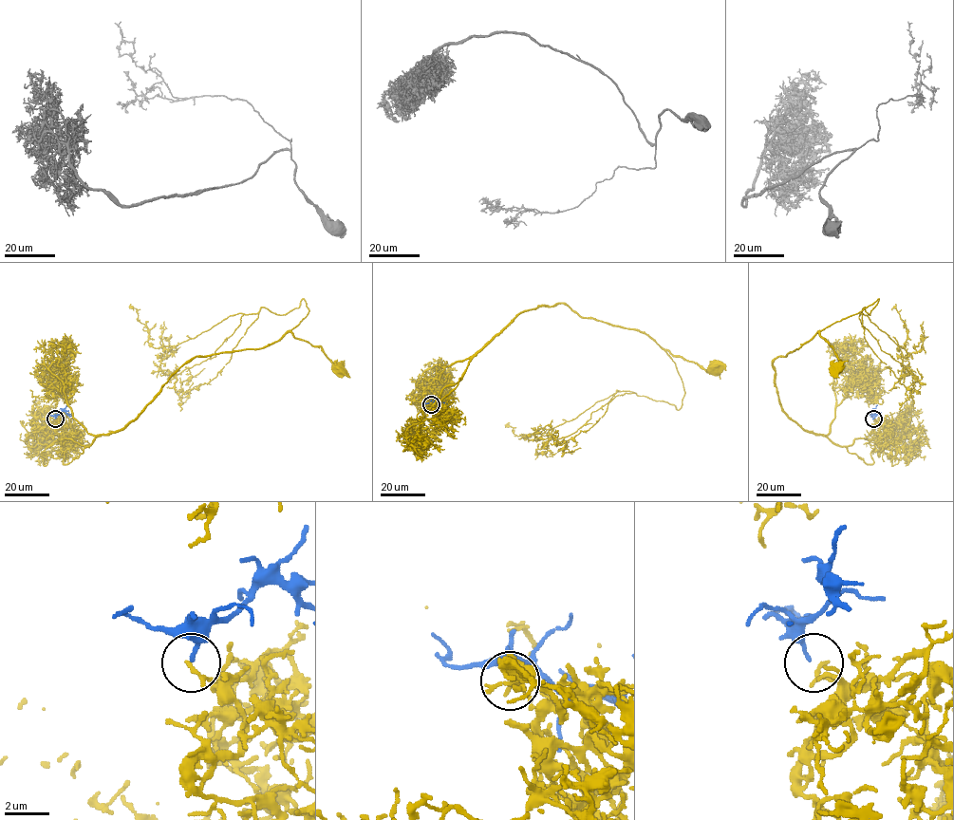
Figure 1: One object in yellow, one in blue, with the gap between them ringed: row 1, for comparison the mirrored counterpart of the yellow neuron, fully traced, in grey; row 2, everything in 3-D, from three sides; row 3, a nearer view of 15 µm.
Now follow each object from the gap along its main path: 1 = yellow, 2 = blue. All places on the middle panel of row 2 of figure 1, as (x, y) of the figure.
1: (431, 405), (439, 408), (440, 392), (518, 314), (559, 303), (713, 367)
2: (431, 404), (446, 408), (448, 405), (443, 401)

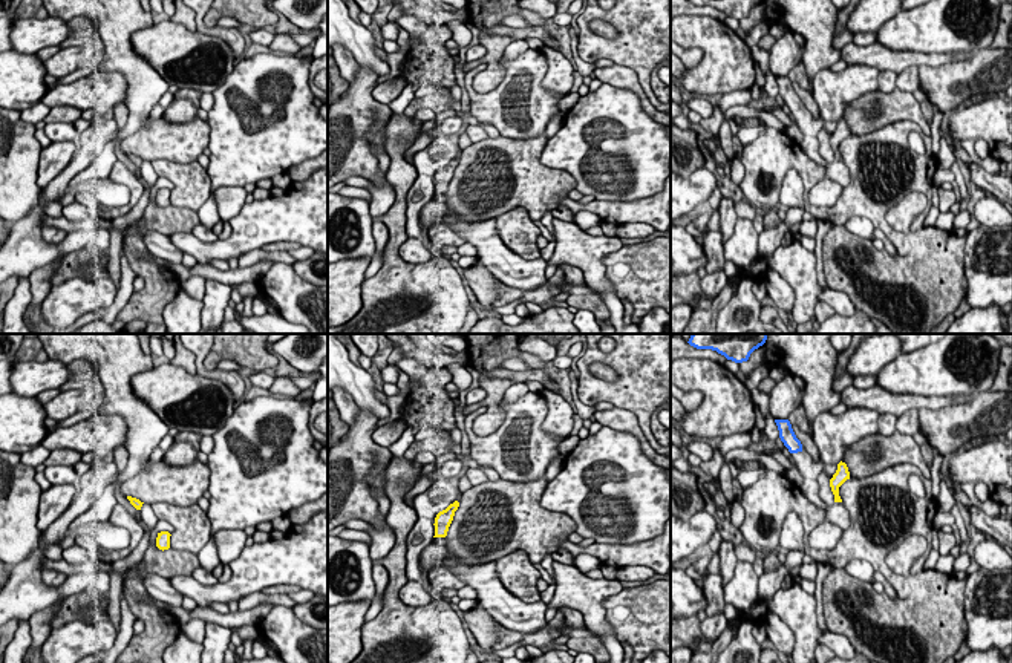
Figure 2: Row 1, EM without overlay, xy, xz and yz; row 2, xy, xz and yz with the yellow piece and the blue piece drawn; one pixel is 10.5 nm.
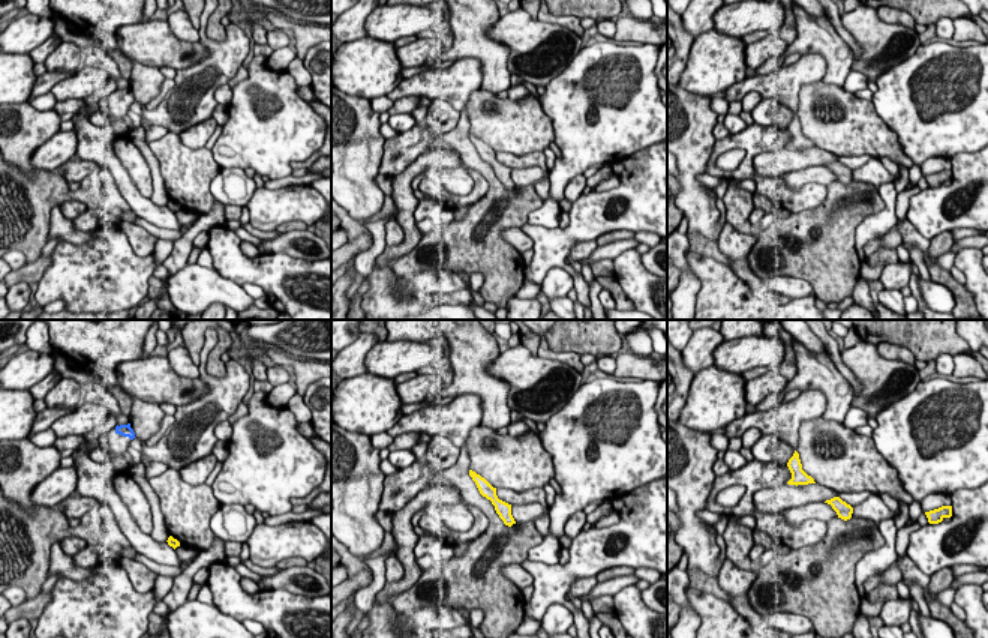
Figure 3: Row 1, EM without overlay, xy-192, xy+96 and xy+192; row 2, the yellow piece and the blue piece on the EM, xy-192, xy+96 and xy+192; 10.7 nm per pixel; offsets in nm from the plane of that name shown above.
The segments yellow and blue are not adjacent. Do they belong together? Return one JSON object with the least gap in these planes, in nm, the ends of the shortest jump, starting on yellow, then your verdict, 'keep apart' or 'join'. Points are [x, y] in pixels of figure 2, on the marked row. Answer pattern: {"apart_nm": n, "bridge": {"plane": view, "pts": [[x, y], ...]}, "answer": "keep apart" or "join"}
{"apart_nm": 420, "bridge": {"plane": "yz", "pts": [[838, 464], [801, 450]]}, "answer": "keep apart"}

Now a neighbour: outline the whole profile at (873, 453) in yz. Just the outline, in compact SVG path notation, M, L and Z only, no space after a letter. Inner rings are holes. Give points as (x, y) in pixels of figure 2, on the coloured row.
M896 430L891 436L879 432L850 446L842 462L847 464L850 478L867 478L897 464L912 464L920 469L922 478L931 479L920 446L911 435Z

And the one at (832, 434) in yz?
M851 407L841 415L819 413L811 424L811 439L824 464L839 464L845 450L854 443L877 433L879 412Z

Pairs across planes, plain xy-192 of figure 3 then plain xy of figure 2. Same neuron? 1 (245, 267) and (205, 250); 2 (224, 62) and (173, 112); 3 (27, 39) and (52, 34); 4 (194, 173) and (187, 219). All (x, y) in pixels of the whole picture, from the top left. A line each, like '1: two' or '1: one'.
1: two
2: one
3: one
4: two

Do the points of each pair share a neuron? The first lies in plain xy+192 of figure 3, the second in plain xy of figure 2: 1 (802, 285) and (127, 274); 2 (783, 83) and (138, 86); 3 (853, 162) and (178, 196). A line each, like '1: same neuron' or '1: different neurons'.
1: different neurons
2: different neurons
3: same neuron

